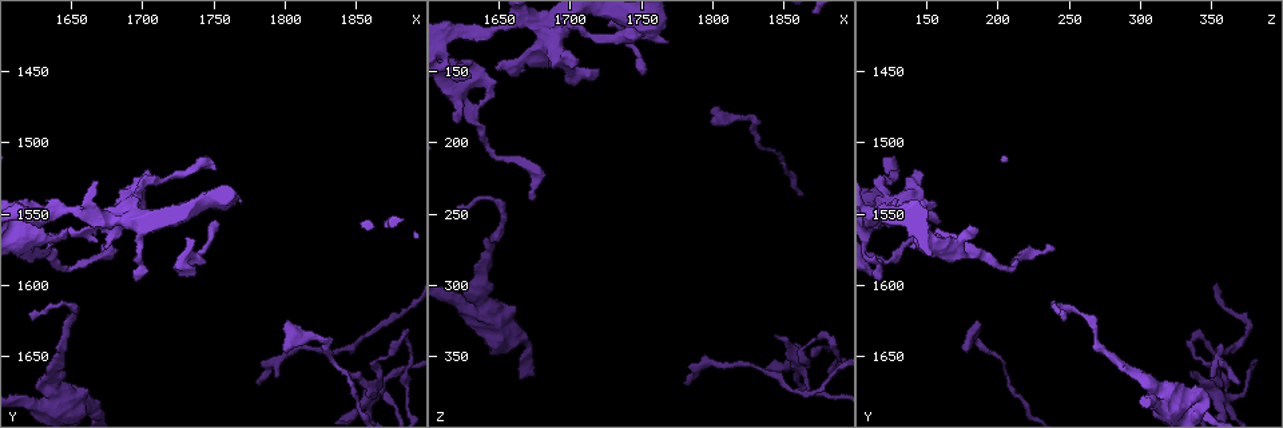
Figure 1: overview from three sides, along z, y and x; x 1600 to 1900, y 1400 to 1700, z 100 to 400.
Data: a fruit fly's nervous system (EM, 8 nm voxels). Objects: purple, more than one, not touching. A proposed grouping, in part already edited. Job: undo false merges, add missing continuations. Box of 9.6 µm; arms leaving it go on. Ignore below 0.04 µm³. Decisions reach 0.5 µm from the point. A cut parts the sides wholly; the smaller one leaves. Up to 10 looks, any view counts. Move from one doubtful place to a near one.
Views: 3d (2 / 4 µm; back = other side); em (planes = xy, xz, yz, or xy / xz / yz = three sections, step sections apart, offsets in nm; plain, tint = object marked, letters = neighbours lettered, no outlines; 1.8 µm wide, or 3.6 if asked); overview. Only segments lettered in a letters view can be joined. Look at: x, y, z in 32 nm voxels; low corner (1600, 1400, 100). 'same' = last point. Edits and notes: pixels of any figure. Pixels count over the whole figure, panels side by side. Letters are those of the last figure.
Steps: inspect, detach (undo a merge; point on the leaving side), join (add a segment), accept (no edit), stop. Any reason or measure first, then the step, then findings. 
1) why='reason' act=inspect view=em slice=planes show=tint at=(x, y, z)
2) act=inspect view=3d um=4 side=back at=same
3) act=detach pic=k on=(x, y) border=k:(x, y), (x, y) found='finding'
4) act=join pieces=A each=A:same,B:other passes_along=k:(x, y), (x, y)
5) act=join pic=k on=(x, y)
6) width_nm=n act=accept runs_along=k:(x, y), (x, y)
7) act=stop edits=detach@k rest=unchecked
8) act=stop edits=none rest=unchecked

why='tapers out' act=inspect view=3d um=2 at=(1672, 1574, 240)

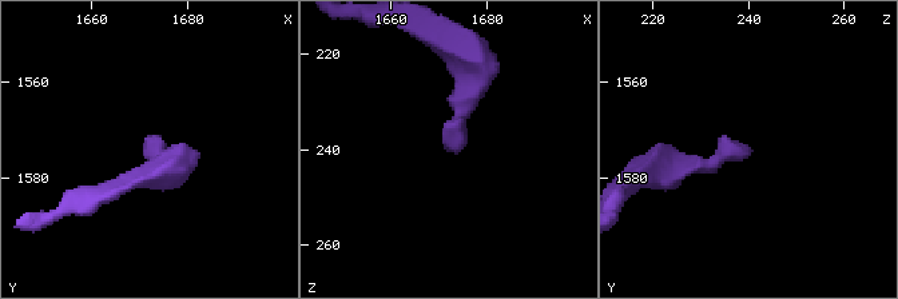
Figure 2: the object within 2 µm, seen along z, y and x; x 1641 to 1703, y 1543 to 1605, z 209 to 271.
why='now the EM' act=inspect view=em slice=planes show=letters at=(1675, 1573, 240)

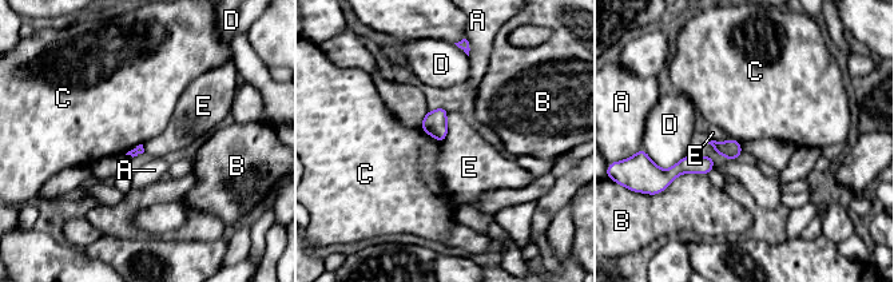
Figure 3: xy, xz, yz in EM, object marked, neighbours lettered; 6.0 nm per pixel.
act=accept each=A:other,B:other,C:other,D:other,E:other border=3:(420, 127), (442, 142) found='none of them fits'

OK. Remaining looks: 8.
why='branch stops here' act=inspect view=em slice=yz step=16 show=tint at=(1750, 1518, 126)

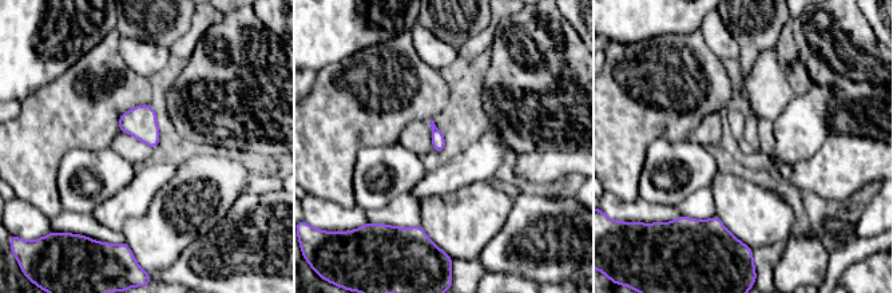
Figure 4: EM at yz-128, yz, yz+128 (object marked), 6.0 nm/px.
why='what lies round it' act=inspect view=em slice=yz step=16 show=letters at=same

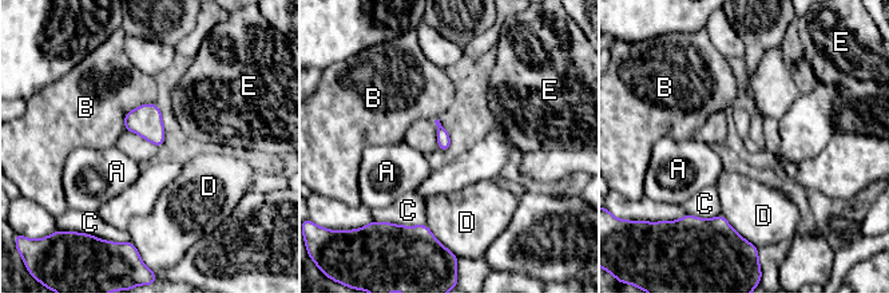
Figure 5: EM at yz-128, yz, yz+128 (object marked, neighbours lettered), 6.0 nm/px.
width_nm=80 act=accept each=A:other,B:other,C:other,D:other,E:other border=5:(154, 102), (131, 109), (123, 129) found='no lettered segment goes on from it'

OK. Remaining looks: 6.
why='branch stops here' act=inspect view=3d um=4 at=(1720, 1554, 152)

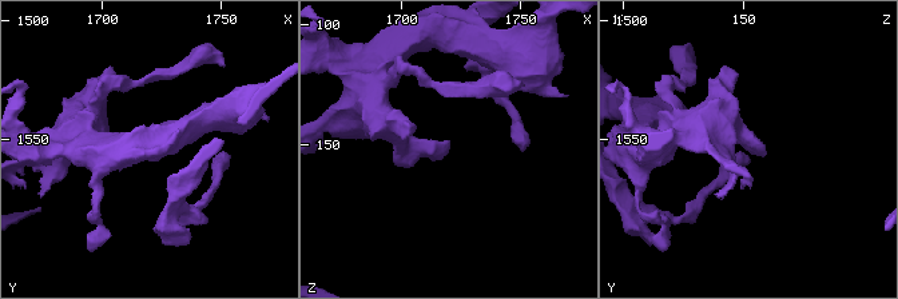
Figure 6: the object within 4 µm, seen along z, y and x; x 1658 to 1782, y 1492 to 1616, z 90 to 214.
why='shape alone is not enough' act=inspect view=em slice=planes show=letters at=(1720, 1554, 154)

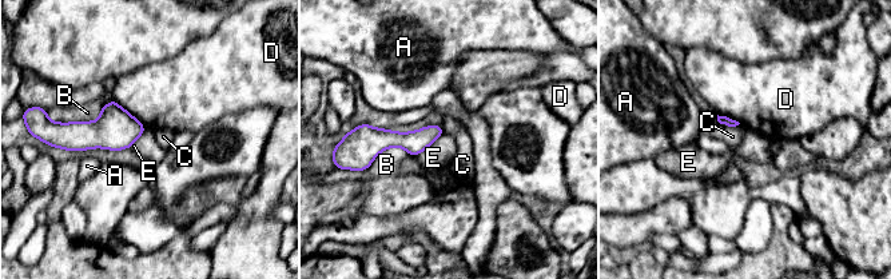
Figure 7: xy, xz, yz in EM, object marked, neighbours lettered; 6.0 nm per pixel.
act=accept each=A:other,B:other,C:other,D:other,E:other runs_along=7:(438, 128), (385, 139), (370, 155) found='no lettered segment goes on from it'

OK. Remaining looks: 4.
why='abrupt turn' act=inspect view=3d um=4 at=(1862, 1676, 352)

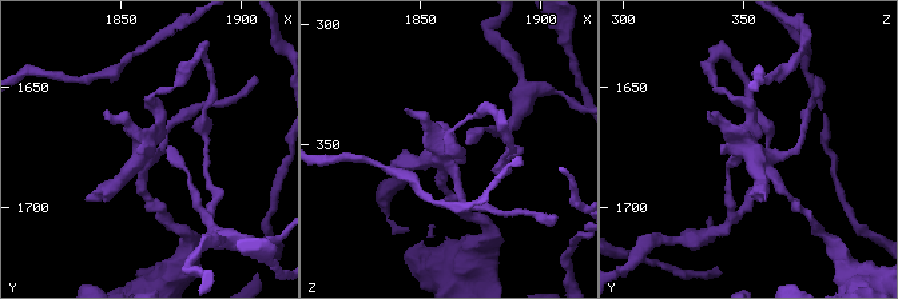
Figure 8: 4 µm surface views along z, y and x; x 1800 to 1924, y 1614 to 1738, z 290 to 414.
act=inspect view=em um=3.6 slice=planes show=tint at=(1860, 1675, 352)

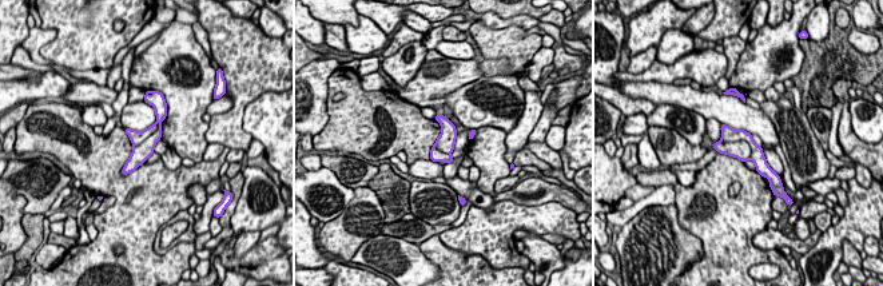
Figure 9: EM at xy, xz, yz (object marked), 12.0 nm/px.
act=inspect view=em um=3.6 slice=planes show=letters at=same

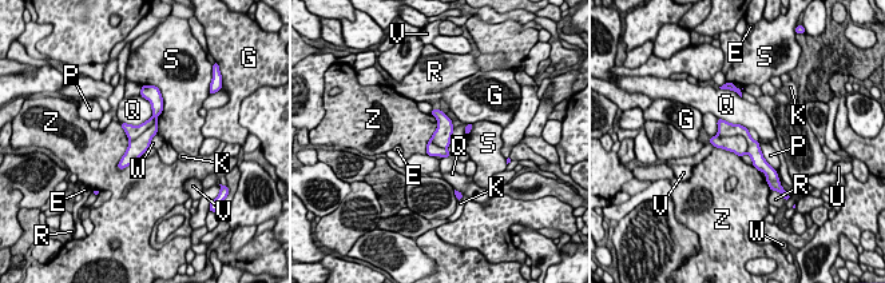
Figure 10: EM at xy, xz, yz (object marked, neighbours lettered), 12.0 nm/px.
width_nm=240 act=detach pic=10 on=(737, 144) each=E:other,G:other,K:other,P:other,Q:other,R:other,S:other,U:other,V:other,W:other,Z:other part_leaving=10:(155, 106), (154, 128), (122, 164) found='a second neuron is stuck on'

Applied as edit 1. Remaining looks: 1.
act=stop edits=detach@10 rest=unchecked

